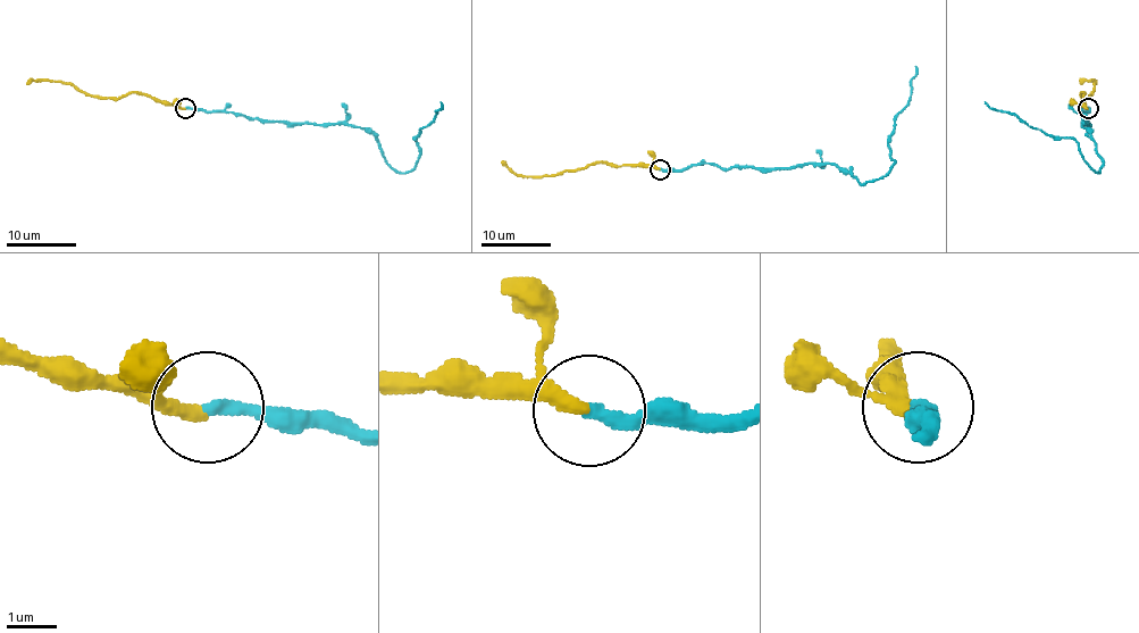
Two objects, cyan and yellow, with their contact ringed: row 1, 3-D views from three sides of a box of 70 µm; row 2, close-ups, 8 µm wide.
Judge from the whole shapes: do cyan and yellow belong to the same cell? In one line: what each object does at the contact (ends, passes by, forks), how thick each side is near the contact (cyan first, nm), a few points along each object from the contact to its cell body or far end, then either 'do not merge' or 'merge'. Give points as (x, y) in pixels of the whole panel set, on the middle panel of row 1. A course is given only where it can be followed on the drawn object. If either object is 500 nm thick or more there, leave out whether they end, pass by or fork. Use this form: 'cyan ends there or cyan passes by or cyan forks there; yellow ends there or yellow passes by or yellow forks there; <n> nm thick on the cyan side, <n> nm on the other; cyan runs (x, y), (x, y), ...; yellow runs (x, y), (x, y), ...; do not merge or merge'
cyan ends there; yellow passes by; 280 nm thick on the cyan side, 220 nm on the other; cyan runs (659, 168), (826, 164), (862, 184), (880, 178), (895, 164), (890, 132), (909, 102), (915, 66); yellow runs (659, 168), (596, 161), (546, 175), (516, 175), (502, 161); merge

